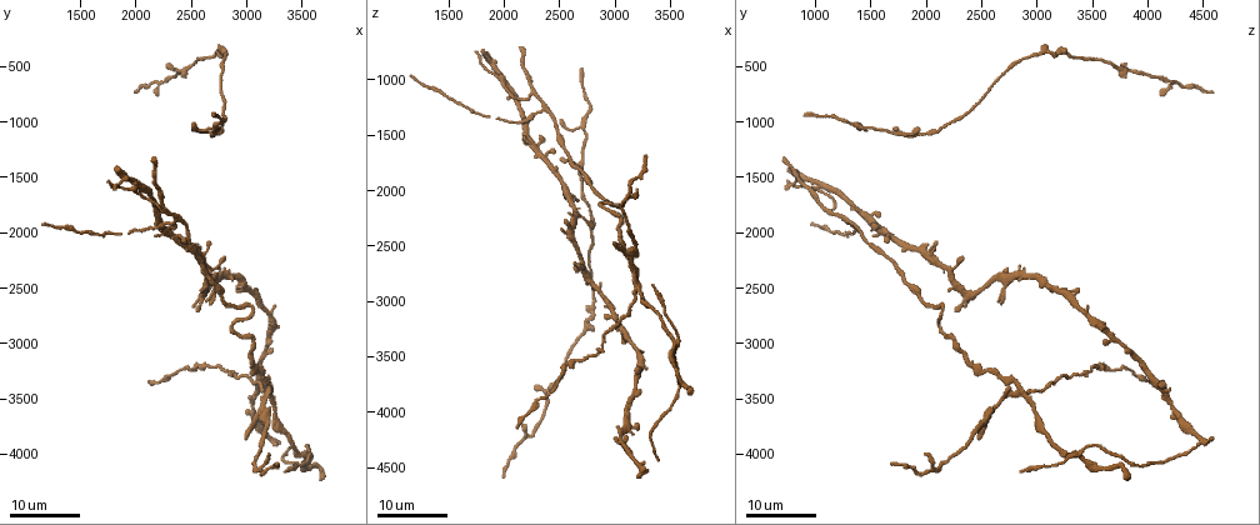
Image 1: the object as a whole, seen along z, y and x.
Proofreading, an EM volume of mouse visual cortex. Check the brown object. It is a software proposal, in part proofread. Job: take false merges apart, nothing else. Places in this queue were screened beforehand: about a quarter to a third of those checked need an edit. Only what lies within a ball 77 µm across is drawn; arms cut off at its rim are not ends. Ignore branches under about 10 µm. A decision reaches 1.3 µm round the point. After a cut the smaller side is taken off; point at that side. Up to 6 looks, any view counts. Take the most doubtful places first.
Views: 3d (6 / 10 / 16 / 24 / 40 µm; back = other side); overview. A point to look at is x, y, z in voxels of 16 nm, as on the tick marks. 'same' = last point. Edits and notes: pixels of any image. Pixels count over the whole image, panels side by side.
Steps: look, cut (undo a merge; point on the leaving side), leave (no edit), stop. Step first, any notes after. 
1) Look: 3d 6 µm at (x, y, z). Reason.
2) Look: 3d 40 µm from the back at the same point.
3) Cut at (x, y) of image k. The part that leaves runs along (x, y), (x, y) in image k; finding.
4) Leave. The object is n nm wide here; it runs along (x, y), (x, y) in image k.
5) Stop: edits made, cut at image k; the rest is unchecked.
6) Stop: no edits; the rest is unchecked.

Look: 3d 24 µm at (3520, 4020, 3400). Four-way junction.

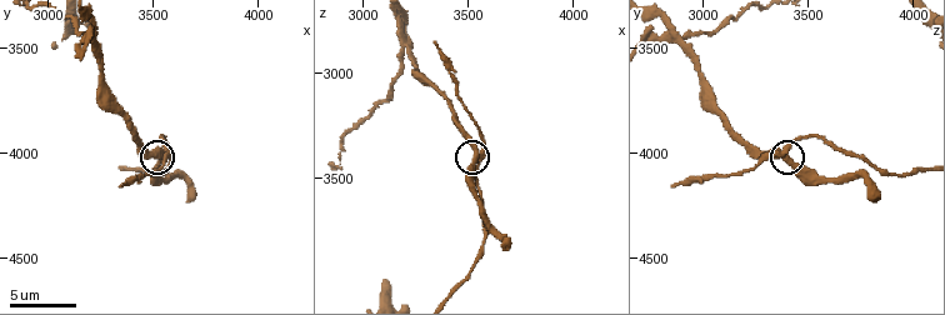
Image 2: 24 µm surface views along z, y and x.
Look: 3d 10 µm at (3530, 4010, 3400).

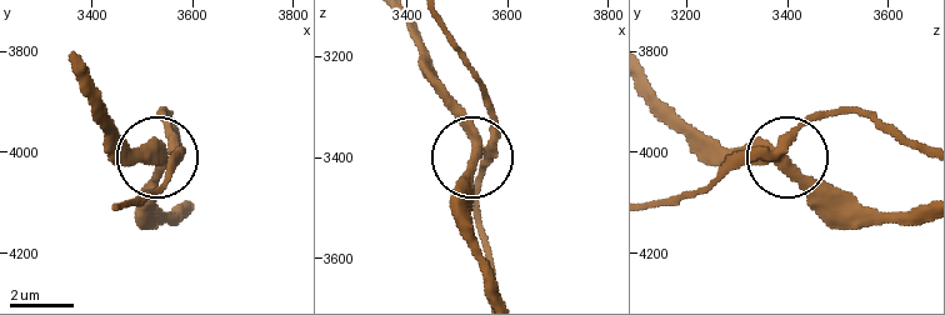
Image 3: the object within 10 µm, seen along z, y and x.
Cut at (488, 100) of image 3. The part that leaves runs along (784, 148), (813, 120), (854, 110), (918, 141) in image 3; a second neuron is stuck on.

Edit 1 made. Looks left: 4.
Look: 3d 10 µm at (3200, 3450, 2850). Four-way junction.

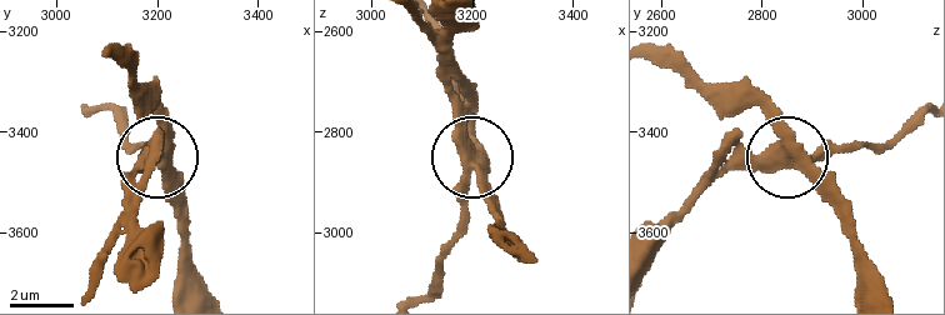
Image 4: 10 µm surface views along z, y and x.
Look: 3d 6 µm at (3185, 3455, 2840). Zoom in.

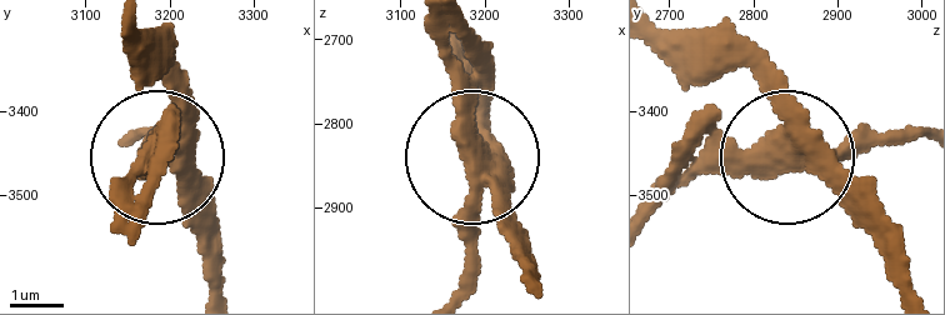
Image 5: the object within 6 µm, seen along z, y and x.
Cut at (144, 178) of image 5. The part that leaves runs along (809, 145), (844, 154), (911, 141) in image 5; two neurons meet here.

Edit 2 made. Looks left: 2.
Look: 3d 24 µm at (2360, 1880, 1280). Branch point.

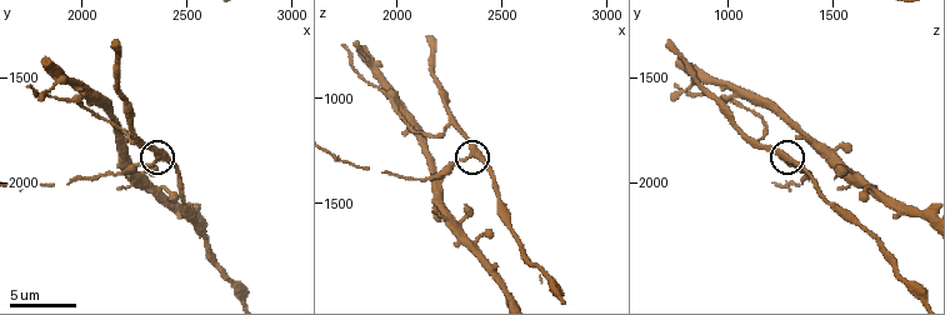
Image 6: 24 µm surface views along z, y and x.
Look: 3d 10 µm at (2360, 1890, 1260). Closer look.

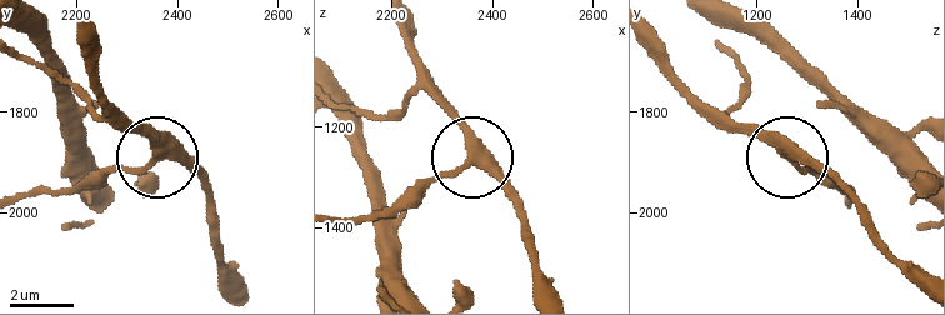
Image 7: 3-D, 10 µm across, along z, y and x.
Leave. The side arm is 23 µm long; it runs along (100, 35), (103, 89), (150, 146), (140, 168), (103, 175) in image 7; all the same neuron.

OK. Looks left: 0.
Stop: edits made, cut at image 3, cut at image 5; the rest is unchecked.

